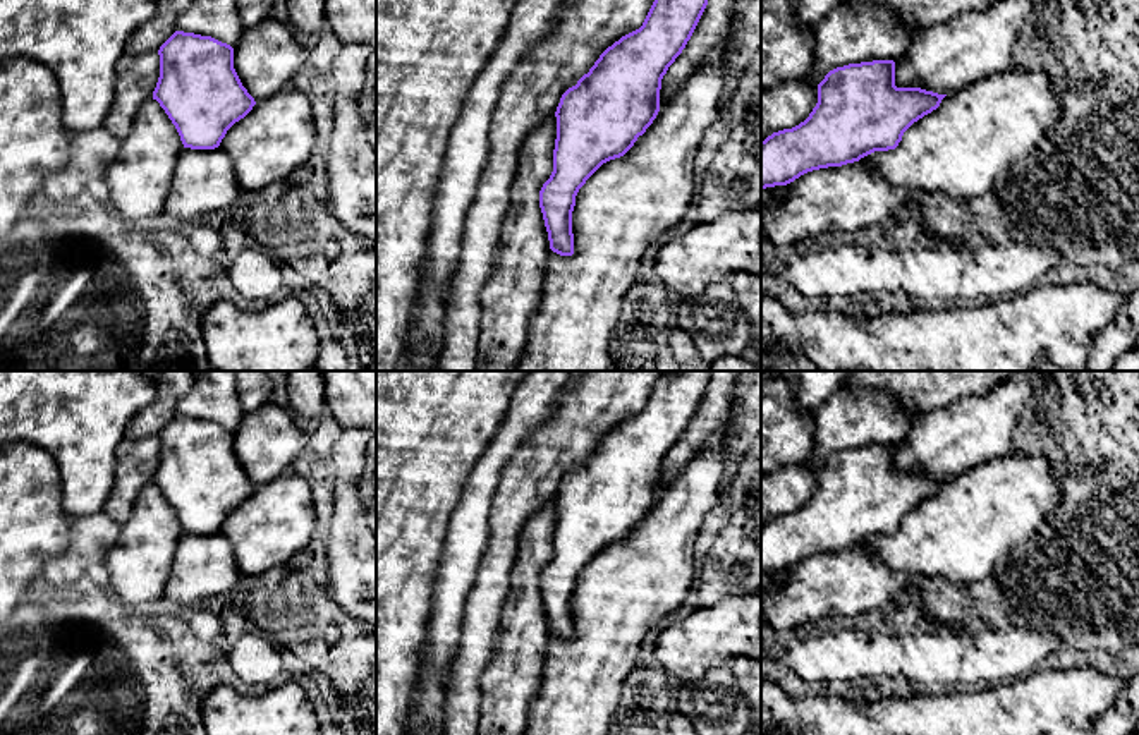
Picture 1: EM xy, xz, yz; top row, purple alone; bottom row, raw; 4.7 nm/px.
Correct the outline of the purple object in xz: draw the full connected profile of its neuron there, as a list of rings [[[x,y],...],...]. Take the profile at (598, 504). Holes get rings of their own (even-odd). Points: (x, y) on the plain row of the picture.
[[[665,371],[655,383],[643,410],[612,431],[557,491],[557,524],[553,556],[539,575],[539,592],[550,634],[560,641],[574,639],[572,596],[586,565],[606,546],[624,541],[660,496],[661,464],[691,424],[710,383],[710,371]]]

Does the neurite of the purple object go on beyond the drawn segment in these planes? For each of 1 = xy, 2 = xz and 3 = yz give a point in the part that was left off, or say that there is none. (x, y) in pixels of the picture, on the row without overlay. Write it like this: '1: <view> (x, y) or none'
1: none
2: none
3: none

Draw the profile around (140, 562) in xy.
[[[146,484],[103,558],[115,594],[132,606],[163,598],[182,534],[165,495],[156,484]]]

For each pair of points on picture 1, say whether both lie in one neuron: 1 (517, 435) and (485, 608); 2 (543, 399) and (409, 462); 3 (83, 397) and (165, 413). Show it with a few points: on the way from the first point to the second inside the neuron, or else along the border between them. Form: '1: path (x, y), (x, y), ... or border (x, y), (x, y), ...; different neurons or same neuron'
1: border (543, 425), (528, 437), (505, 464), (495, 488); different neurons
2: border (517, 388), (504, 421), (483, 452); different neurons
3: border (157, 388), (157, 395), (127, 425), (122, 435); different neurons

